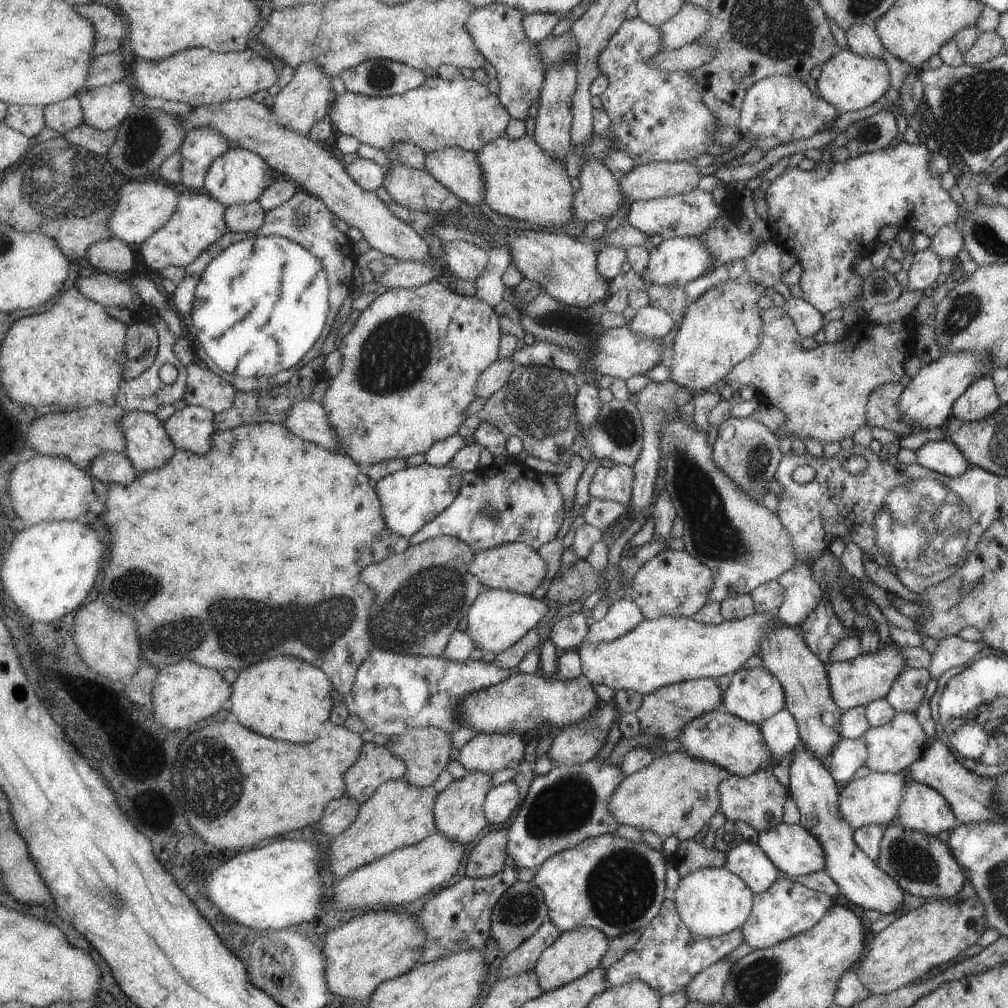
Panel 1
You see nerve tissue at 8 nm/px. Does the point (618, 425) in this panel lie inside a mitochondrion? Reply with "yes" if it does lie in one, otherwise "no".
yes

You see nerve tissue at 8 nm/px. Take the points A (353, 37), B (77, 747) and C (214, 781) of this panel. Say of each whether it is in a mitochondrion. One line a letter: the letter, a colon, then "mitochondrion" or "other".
A: mitochondrion
B: other
C: mitochondrion

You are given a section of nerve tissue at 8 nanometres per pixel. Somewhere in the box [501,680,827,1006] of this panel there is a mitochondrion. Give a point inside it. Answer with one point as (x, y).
(622, 884)

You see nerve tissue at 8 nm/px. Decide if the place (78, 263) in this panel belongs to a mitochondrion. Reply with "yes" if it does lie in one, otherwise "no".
no

